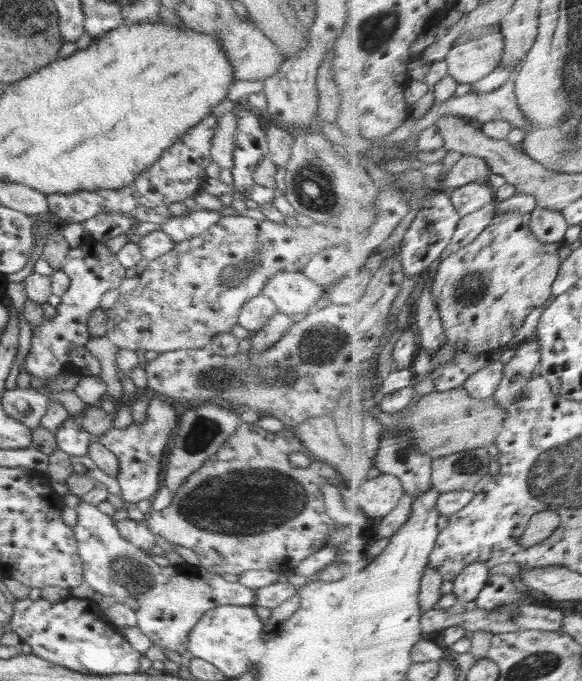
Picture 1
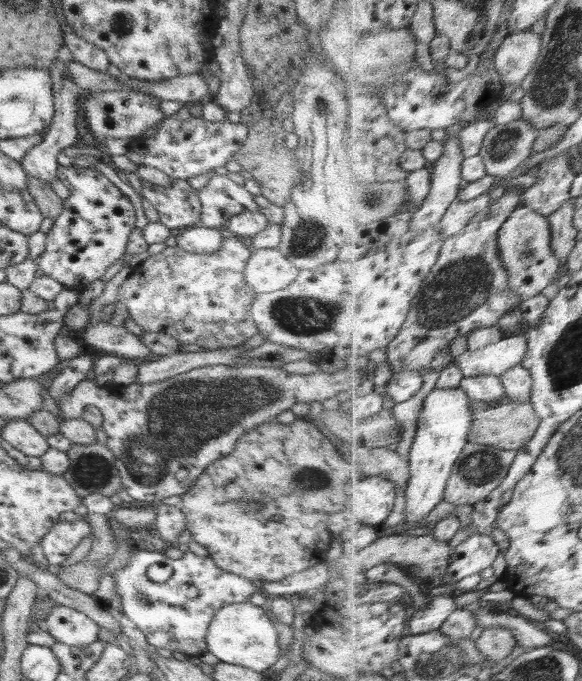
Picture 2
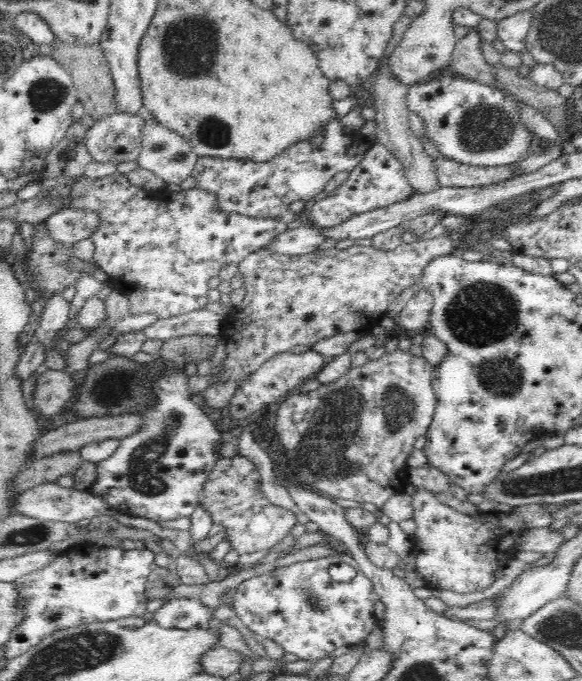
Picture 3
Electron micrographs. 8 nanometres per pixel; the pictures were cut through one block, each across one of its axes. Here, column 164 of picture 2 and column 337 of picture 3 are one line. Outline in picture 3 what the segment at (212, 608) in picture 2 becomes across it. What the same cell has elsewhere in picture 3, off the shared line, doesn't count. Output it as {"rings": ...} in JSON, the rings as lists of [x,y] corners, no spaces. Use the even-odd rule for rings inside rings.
{"rings":[[[342,550],[335,555],[278,567],[241,582],[235,590],[232,609],[242,624],[255,632],[258,639],[274,640],[276,644],[283,646],[288,654],[296,654],[300,660],[316,663],[336,648],[349,647],[368,638],[368,634],[379,625],[374,616],[374,605],[377,600],[379,596],[372,581],[362,573],[356,559]],[[340,562],[346,562],[355,568],[357,574],[350,582],[336,582],[332,579],[328,570],[332,564]]]}

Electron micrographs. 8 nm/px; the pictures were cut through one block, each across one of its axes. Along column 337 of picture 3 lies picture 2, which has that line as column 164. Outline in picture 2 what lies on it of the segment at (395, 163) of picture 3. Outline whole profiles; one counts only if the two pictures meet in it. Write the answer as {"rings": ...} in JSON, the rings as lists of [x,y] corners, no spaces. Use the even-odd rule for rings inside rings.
{"rings":[[[172,179],[170,188],[165,188],[152,184],[149,181],[142,181],[142,194],[146,197],[146,200],[156,208],[156,212],[160,215],[158,220],[171,229],[173,232],[177,232],[184,227],[195,227],[200,222],[200,213],[202,208],[200,204],[200,198],[194,188],[188,184],[186,180]]]}

